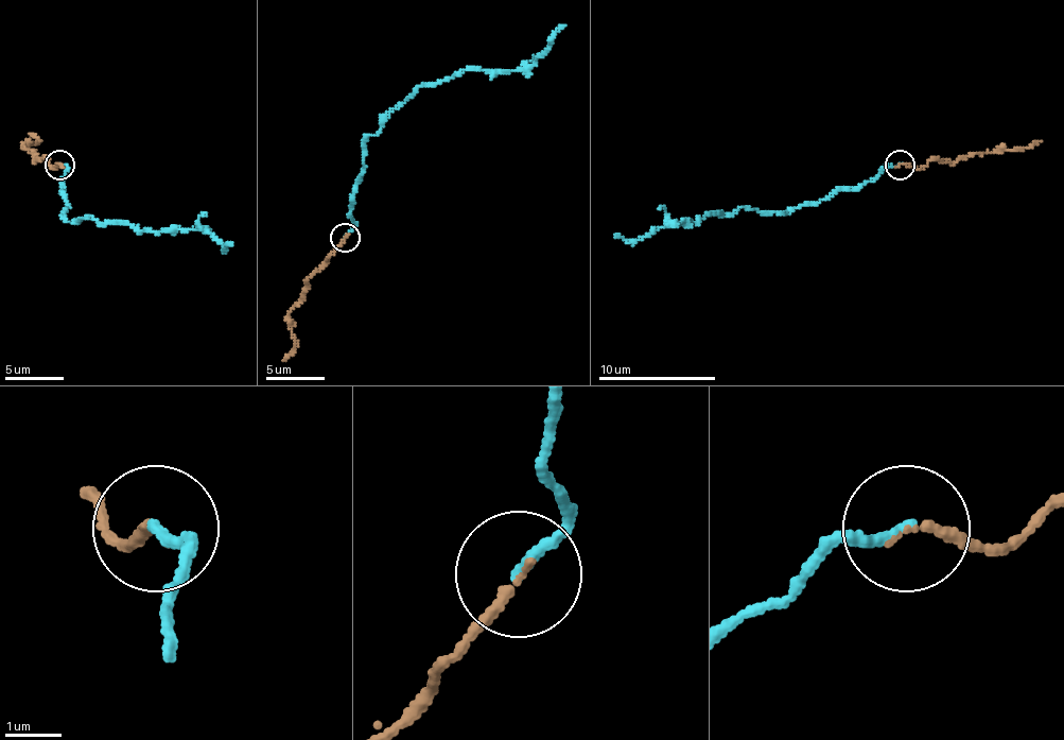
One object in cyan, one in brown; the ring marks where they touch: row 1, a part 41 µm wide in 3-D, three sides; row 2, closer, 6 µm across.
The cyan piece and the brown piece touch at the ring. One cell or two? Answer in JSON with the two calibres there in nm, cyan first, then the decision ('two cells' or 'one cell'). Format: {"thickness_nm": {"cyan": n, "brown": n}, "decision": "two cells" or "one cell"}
{"thickness_nm": {"cyan": 180, "brown": 170}, "decision": "one cell"}

